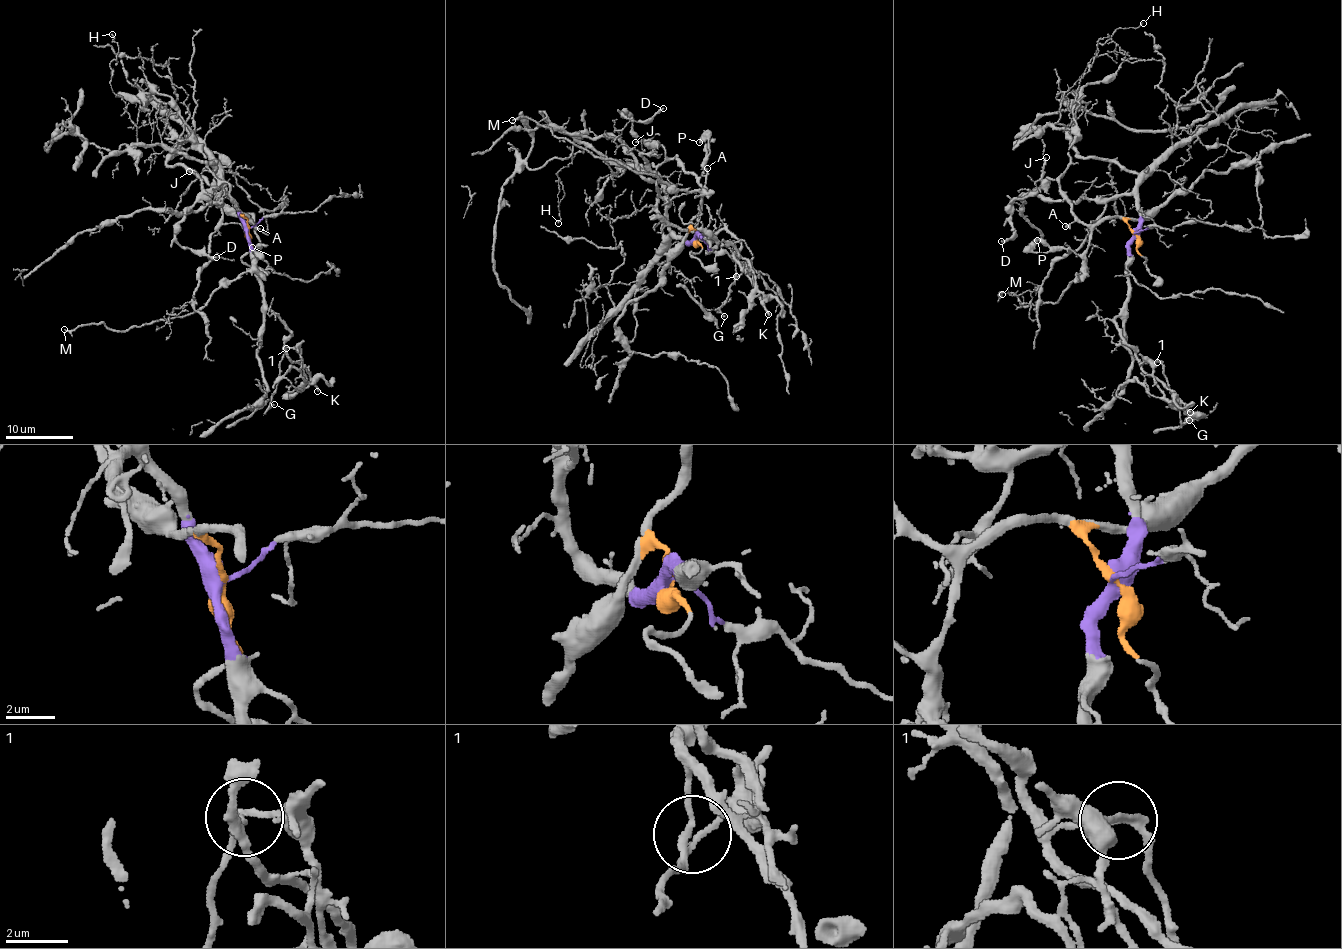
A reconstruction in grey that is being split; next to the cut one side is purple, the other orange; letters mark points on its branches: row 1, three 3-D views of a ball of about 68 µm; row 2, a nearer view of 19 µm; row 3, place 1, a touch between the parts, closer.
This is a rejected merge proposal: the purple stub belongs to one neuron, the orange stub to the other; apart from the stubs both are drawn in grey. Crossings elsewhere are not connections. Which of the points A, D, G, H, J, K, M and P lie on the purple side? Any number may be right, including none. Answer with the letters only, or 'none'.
G, H, K

